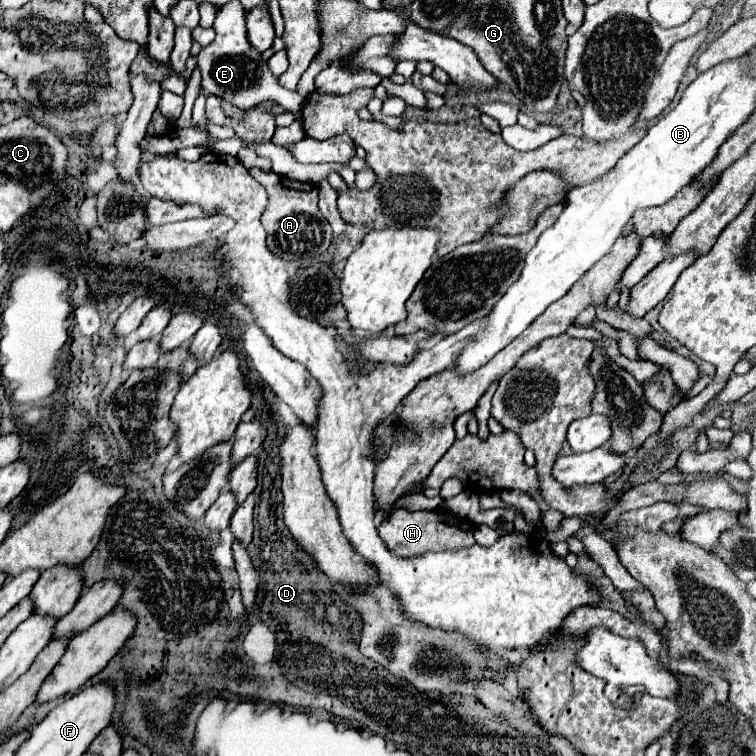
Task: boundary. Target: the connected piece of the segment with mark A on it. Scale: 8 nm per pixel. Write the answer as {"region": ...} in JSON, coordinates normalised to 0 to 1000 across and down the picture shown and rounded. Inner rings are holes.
{"region":[[[331,222],[328,225],[336,238],[341,238],[352,254],[354,254],[354,275],[347,283],[347,299],[354,307],[354,328],[362,339],[370,339],[373,344],[392,344],[392,341],[407,341],[407,339],[423,339],[434,331],[439,323],[439,302],[429,286],[423,286],[421,278],[421,254],[415,243],[384,238],[378,233],[370,233],[360,225],[344,225]]]}

